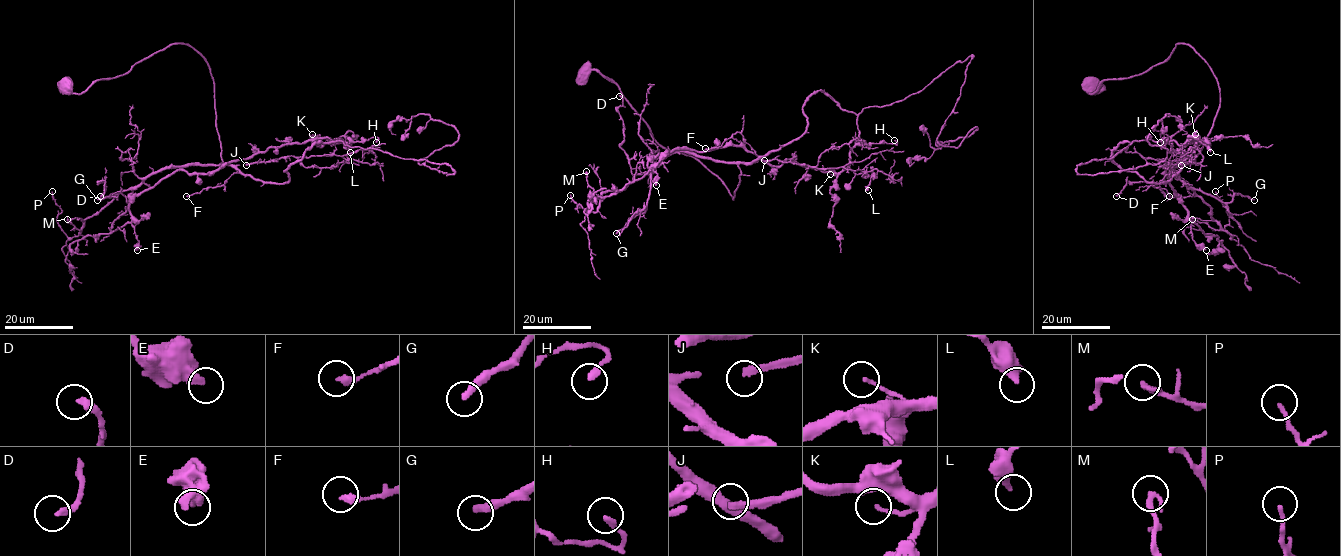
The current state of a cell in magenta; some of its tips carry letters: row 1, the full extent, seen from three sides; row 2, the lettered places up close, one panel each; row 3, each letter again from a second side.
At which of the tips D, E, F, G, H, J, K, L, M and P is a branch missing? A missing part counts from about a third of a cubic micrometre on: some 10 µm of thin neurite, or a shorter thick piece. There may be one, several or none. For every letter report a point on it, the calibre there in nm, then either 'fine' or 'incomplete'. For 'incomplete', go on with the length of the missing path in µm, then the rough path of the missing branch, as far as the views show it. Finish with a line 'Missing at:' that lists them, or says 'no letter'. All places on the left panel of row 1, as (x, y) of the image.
D: (100, 196) | 280 nm | fine
E: (137, 250) | 400 nm | fine
F: (186, 196) | 280 nm | fine
G: (97, 200) | 320 nm | incomplete | 35 µm
H: (376, 142) | 220 nm | fine
J: (246, 165) | 300 nm | fine
K: (312, 134) | 140 nm | fine
L: (350, 152) | 400 nm | fine
M: (67, 219) | 260 nm | fine
P: (52, 191) | 160 nm | fine
Missing at: G

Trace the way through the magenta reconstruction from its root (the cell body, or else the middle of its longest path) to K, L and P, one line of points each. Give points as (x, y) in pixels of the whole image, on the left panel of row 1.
K: (64, 86), (81, 94), (187, 43), (214, 81), (221, 165), (283, 184), (315, 143), (340, 141), (312, 134)
L: (64, 86), (81, 94), (187, 43), (214, 81), (221, 165), (283, 184), (315, 143), (351, 131), (350, 152)
P: (64, 86), (81, 94), (187, 43), (214, 81), (222, 163), (153, 171), (72, 237), (57, 223), (52, 191)

